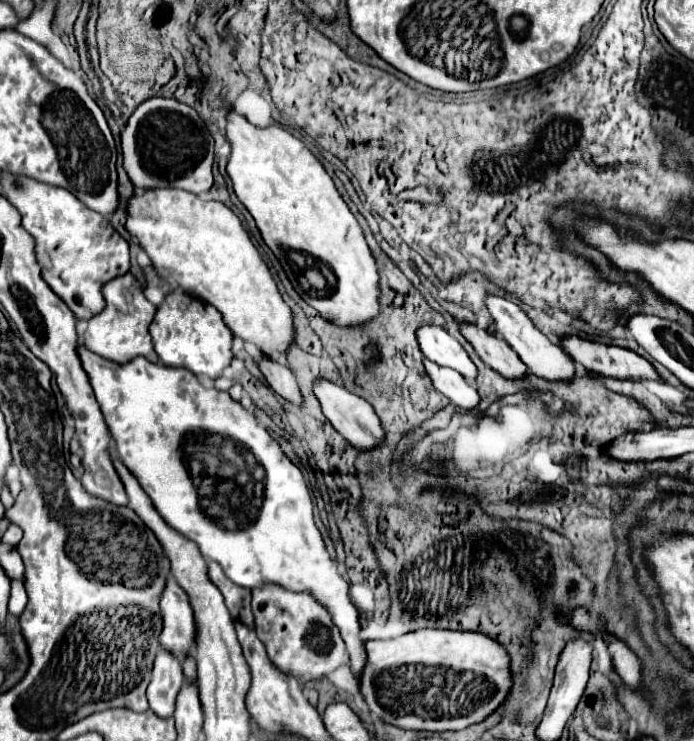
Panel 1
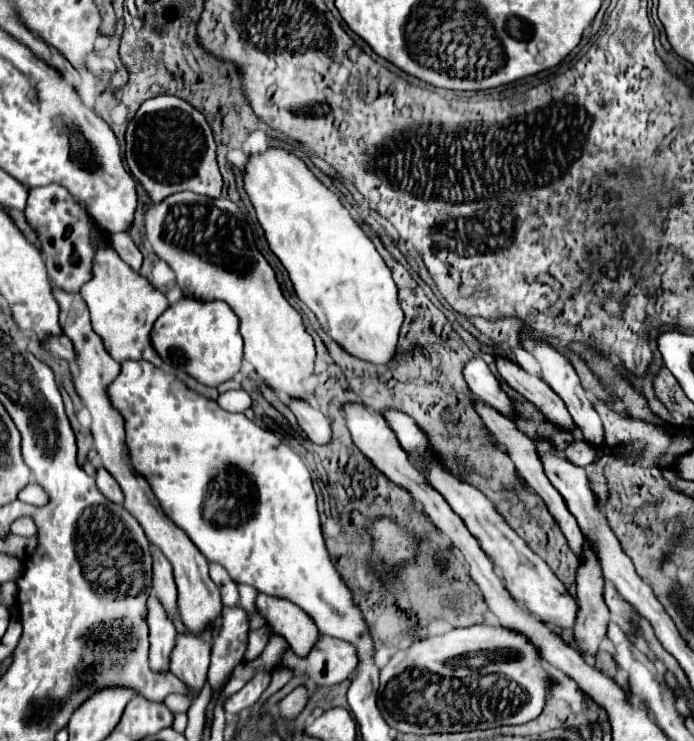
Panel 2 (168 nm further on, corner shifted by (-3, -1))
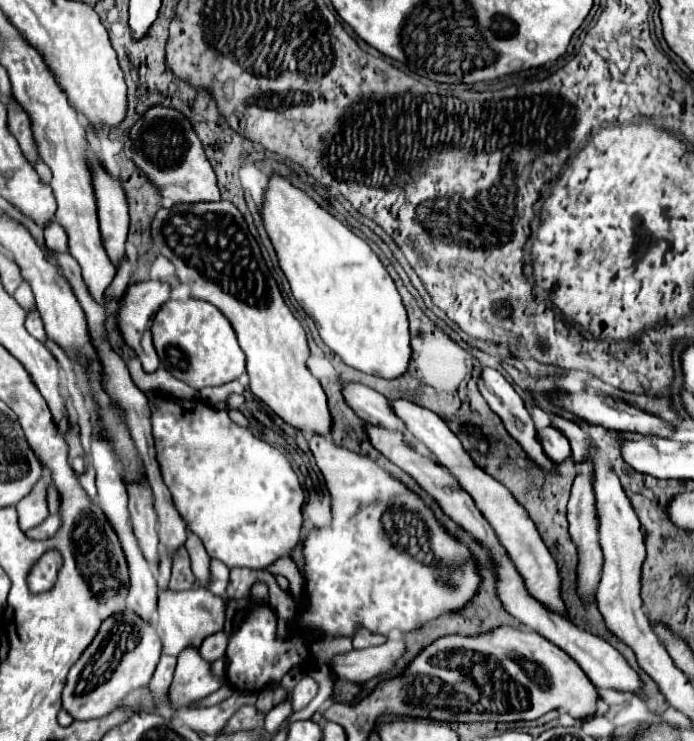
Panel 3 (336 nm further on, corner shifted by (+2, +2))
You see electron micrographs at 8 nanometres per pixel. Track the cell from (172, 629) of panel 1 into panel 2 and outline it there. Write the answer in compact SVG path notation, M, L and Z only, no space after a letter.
M153 547L153 595L159 599L159 603L165 607L167 617L173 621L179 615L177 609L177 585L173 581L173 569L169 561L159 553L157 547Z

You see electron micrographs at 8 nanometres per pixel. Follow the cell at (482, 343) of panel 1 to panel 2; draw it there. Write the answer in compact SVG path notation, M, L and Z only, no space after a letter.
M495 353L495 365L499 375L517 391L521 393L525 399L529 399L533 405L537 405L537 409L555 425L563 427L563 429L571 429L575 431L577 427L573 425L573 419L565 407L565 403L561 401L561 397L537 375L527 373L521 365L517 365L515 361L511 361L505 355Z

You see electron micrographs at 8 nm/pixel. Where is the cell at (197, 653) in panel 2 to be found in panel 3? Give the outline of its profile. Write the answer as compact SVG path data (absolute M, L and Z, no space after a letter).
M158 588L158 606L156 606L156 632L164 642L164 654L178 656L180 650L188 646L200 646L202 640L224 628L226 622L226 600L204 590L172 590Z

